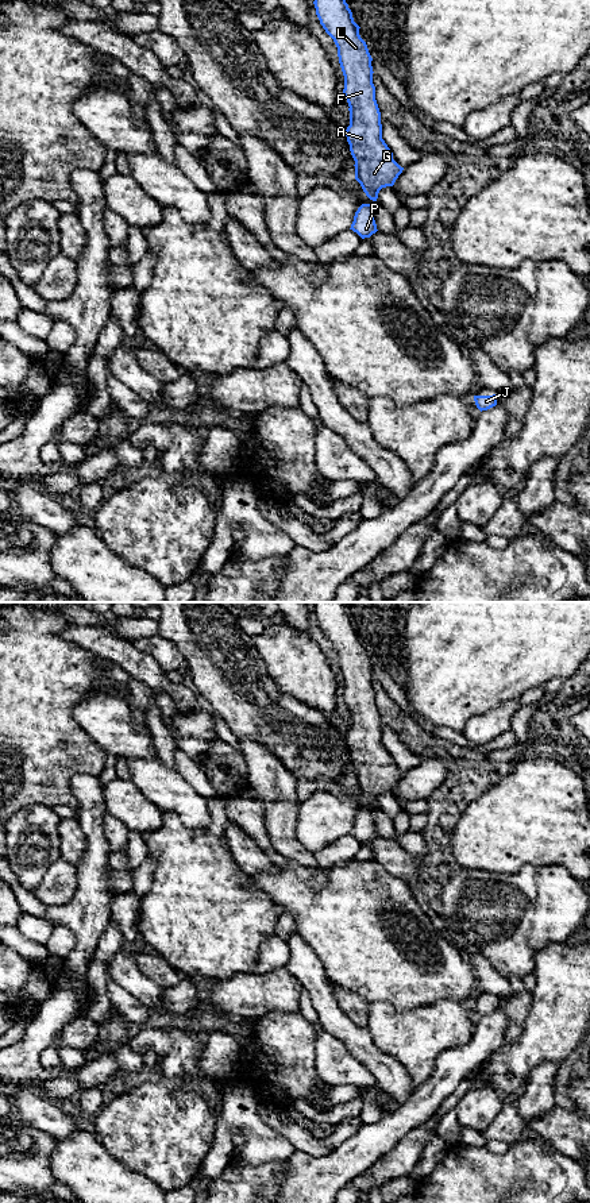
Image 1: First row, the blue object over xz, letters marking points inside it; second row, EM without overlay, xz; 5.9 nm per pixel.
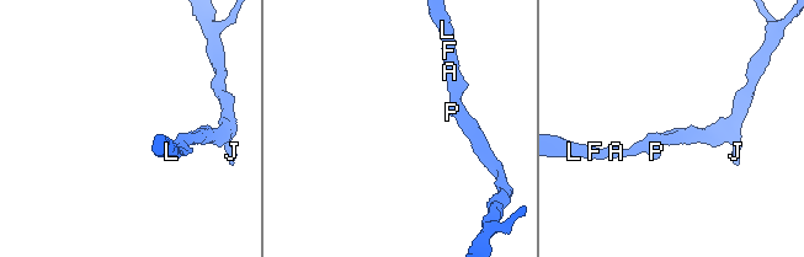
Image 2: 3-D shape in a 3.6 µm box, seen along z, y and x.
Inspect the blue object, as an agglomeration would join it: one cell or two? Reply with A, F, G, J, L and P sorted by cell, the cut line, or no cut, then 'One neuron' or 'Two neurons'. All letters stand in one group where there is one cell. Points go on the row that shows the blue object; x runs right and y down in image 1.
Groups: A F G J L P. No split. One neuron

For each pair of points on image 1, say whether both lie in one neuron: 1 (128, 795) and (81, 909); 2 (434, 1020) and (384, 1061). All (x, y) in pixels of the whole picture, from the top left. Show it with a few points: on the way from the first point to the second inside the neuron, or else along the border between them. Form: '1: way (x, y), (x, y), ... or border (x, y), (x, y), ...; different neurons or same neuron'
1: border (101, 786), (103, 805), (107, 813); different neurons
2: border (369, 1033), (373, 1043), (390, 1055), (411, 1080); different neurons

